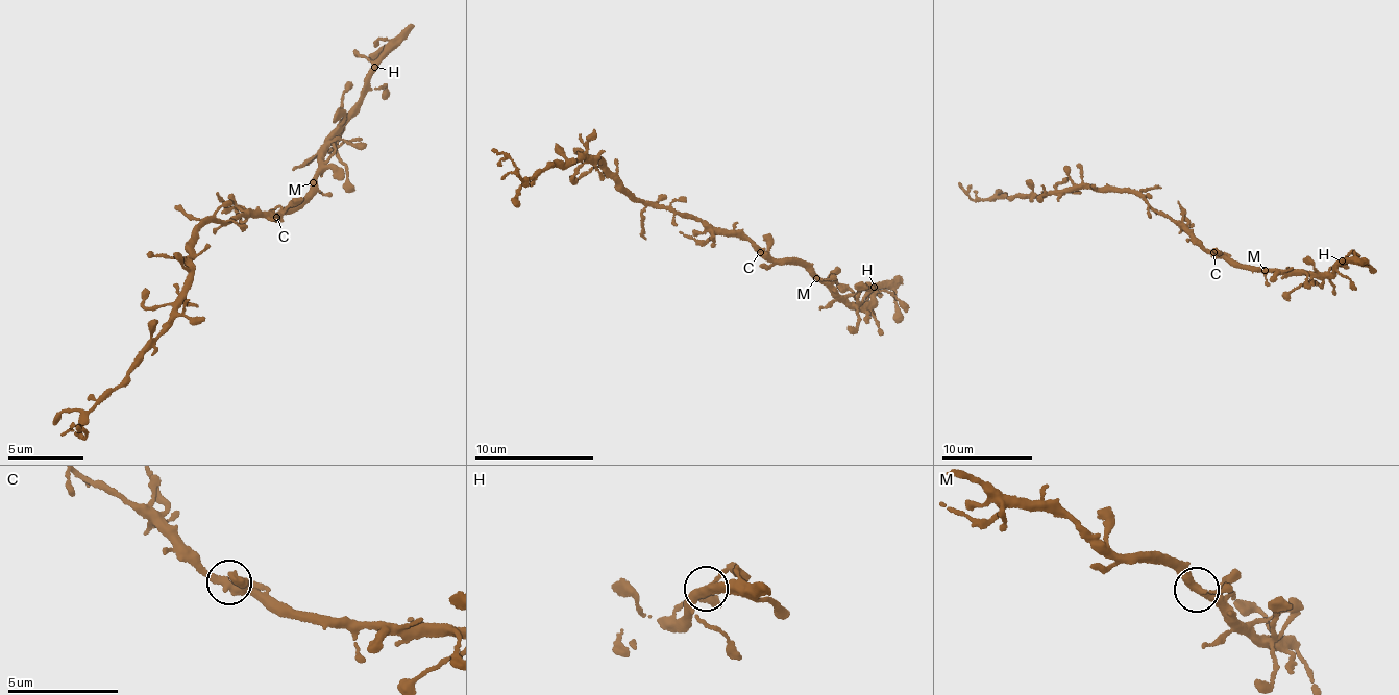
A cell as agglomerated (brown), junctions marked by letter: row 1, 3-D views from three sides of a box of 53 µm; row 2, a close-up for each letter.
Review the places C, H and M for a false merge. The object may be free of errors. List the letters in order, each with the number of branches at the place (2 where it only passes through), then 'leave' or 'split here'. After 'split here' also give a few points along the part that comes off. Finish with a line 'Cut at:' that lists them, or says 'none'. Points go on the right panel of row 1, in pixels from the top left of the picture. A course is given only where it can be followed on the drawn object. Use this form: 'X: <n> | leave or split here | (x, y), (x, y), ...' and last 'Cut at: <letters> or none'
C: 3 | leave
H: 3 | leave
M: 3 | leave
Cut at: none

